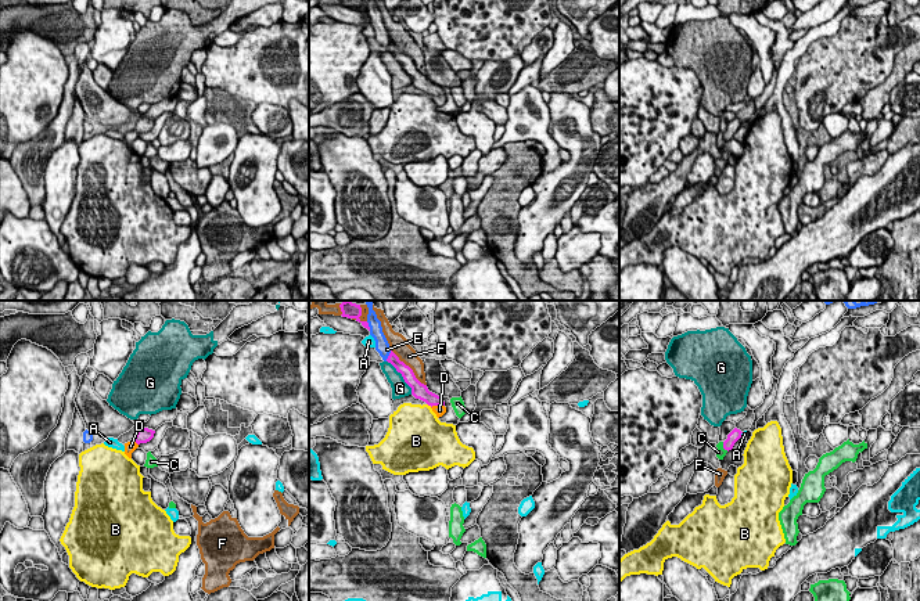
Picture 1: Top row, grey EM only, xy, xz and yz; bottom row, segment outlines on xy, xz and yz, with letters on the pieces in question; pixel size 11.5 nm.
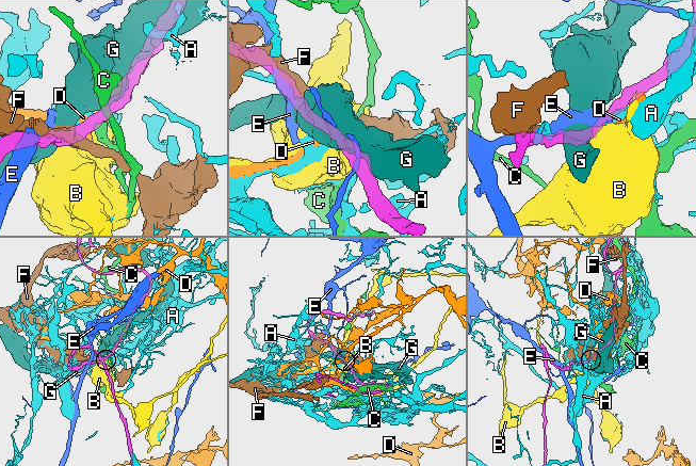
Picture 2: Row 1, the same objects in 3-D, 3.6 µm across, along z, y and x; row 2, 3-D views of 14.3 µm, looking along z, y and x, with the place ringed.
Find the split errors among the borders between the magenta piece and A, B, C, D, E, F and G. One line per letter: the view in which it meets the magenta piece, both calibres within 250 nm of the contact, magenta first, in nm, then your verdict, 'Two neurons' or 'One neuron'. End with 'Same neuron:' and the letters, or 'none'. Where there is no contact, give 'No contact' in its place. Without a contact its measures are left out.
A: Touches magenta in yz. Thickness 140 nm (magenta) against 60 nm. Two neurons
B: Touches magenta in xz. Thickness 190 nm (magenta) against 420 nm. Two neurons
C: Touches magenta in yz. Thickness 140 nm (magenta) against 120 nm. Two neurons
D: Touches magenta in xz. Thickness 190 nm (magenta) against 130 nm. Two neurons
E: Touches magenta in xz. Thickness 130 nm (magenta) against 160 nm. Two neurons
F: Touches magenta in xz. Thickness 140 nm (magenta) against 200 nm. Two neurons
G: Touches magenta in xz. Thickness 170 nm (magenta) against 190 nm. Two neurons
Same neuron: none

